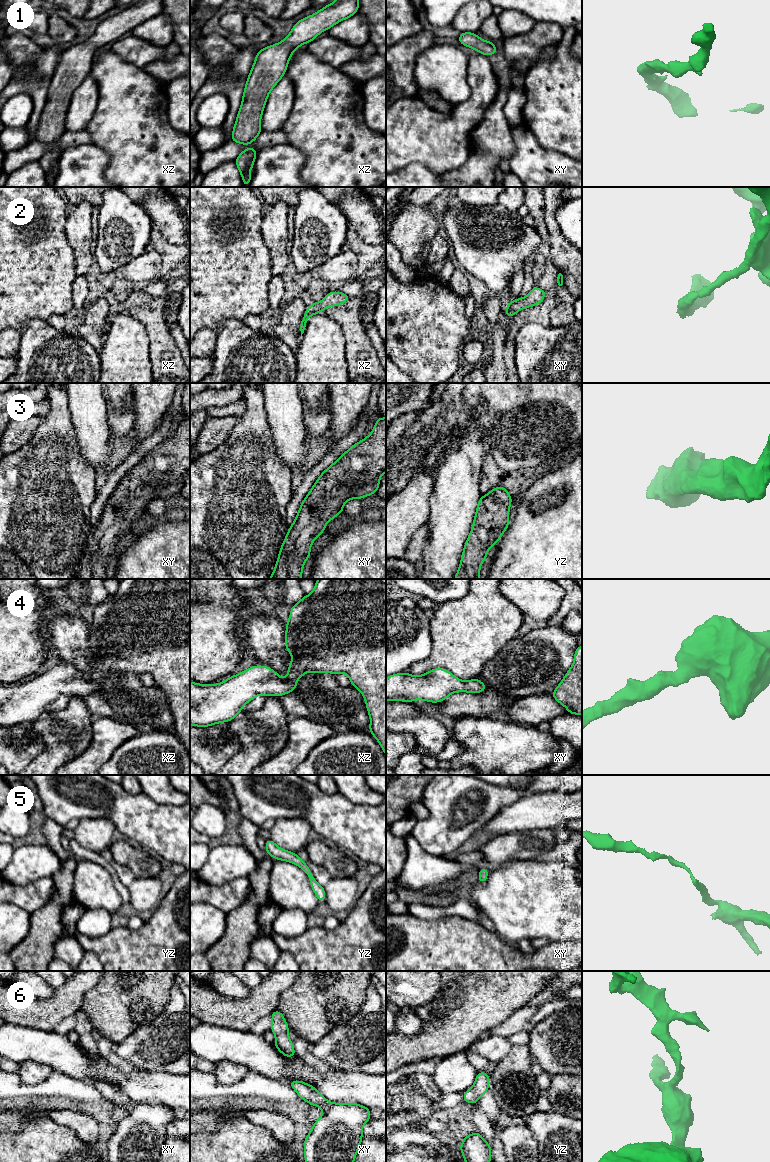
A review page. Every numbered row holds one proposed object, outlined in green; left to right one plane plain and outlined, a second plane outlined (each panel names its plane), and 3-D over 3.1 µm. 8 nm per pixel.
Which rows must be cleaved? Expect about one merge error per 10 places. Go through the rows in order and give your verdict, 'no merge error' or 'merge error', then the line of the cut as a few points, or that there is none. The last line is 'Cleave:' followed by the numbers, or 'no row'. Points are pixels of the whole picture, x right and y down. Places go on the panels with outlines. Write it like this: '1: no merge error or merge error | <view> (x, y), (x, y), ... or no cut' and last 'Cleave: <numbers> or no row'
1: no merge error | no cut
2: no merge error | no cut
3: no merge error | no cut
4: no merge error | no cut
5: no merge error | no cut
6: no merge error | no cut
Cleave: no row

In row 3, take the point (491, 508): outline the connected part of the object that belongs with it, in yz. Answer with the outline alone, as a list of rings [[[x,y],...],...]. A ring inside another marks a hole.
[[[502,486],[480,497],[471,533],[466,540],[454,579],[480,578],[480,566],[489,548],[497,544],[510,524],[508,517],[511,503],[512,497]]]

